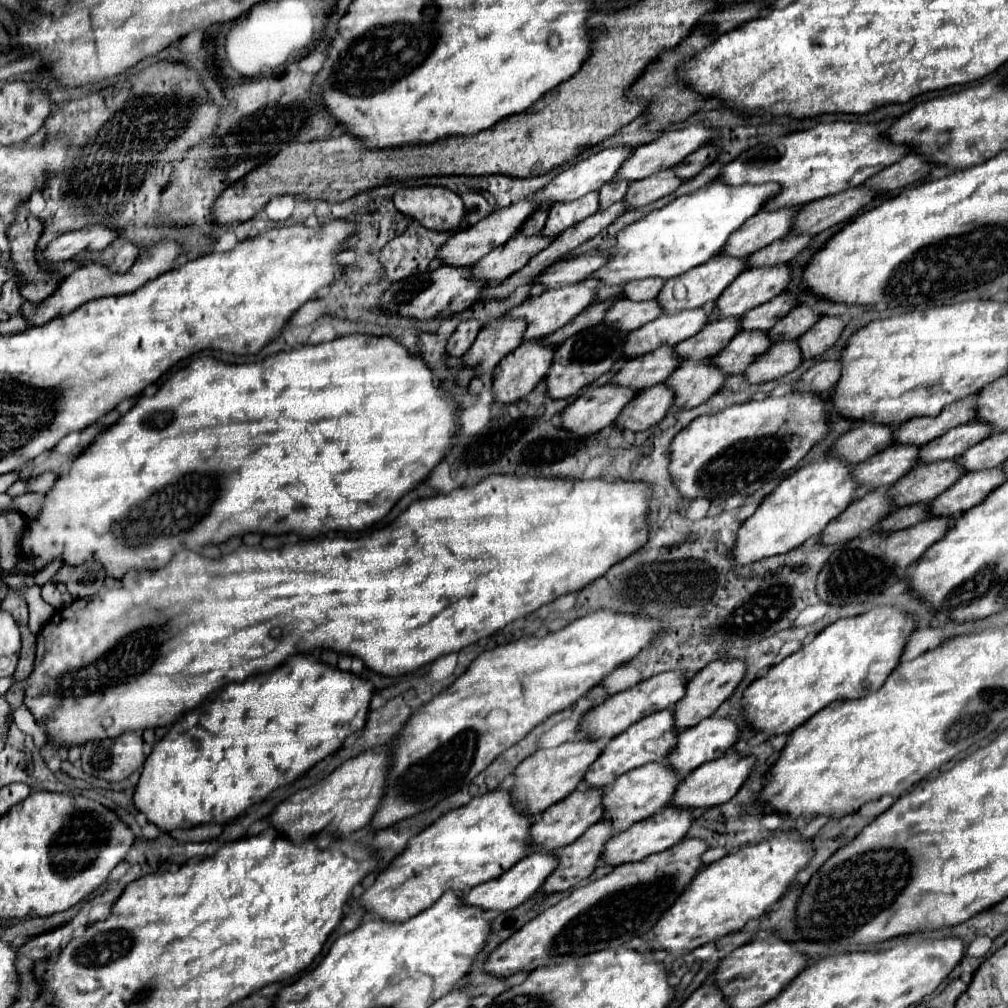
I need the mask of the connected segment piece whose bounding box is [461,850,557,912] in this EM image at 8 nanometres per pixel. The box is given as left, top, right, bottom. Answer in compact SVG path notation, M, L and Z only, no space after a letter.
M535 850L529 856L525 856L521 862L517 862L515 866L511 866L499 878L483 882L483 884L467 890L461 896L461 902L467 904L467 906L479 906L483 910L501 910L501 912L503 910L511 910L511 908L523 904L527 898L531 898L541 888L541 884L545 882L545 878L555 870L555 866L557 866L557 858L553 856L553 852Z

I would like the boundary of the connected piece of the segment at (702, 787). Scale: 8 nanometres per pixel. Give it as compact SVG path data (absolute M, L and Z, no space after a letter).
M733 752L729 756L721 756L713 762L705 762L697 770L693 770L691 774L685 776L685 782L681 782L681 786L677 786L677 798L673 798L673 802L669 802L669 806L693 806L693 810L719 806L737 794L741 784L751 774L753 766L755 766L755 758L741 756L737 752Z

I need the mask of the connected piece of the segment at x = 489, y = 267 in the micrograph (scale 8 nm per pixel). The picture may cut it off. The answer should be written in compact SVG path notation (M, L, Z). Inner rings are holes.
M515 234L509 242L493 248L485 258L473 264L473 274L477 274L481 282L501 282L521 270L535 254L547 248L551 240L553 238Z

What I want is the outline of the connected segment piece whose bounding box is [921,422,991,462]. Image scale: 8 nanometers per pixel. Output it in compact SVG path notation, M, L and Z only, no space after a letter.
M969 422L963 426L957 426L949 432L945 432L941 438L935 438L933 442L925 444L921 448L921 462L937 462L941 458L957 458L969 446L975 446L977 442L985 440L991 434L991 426L981 422Z

